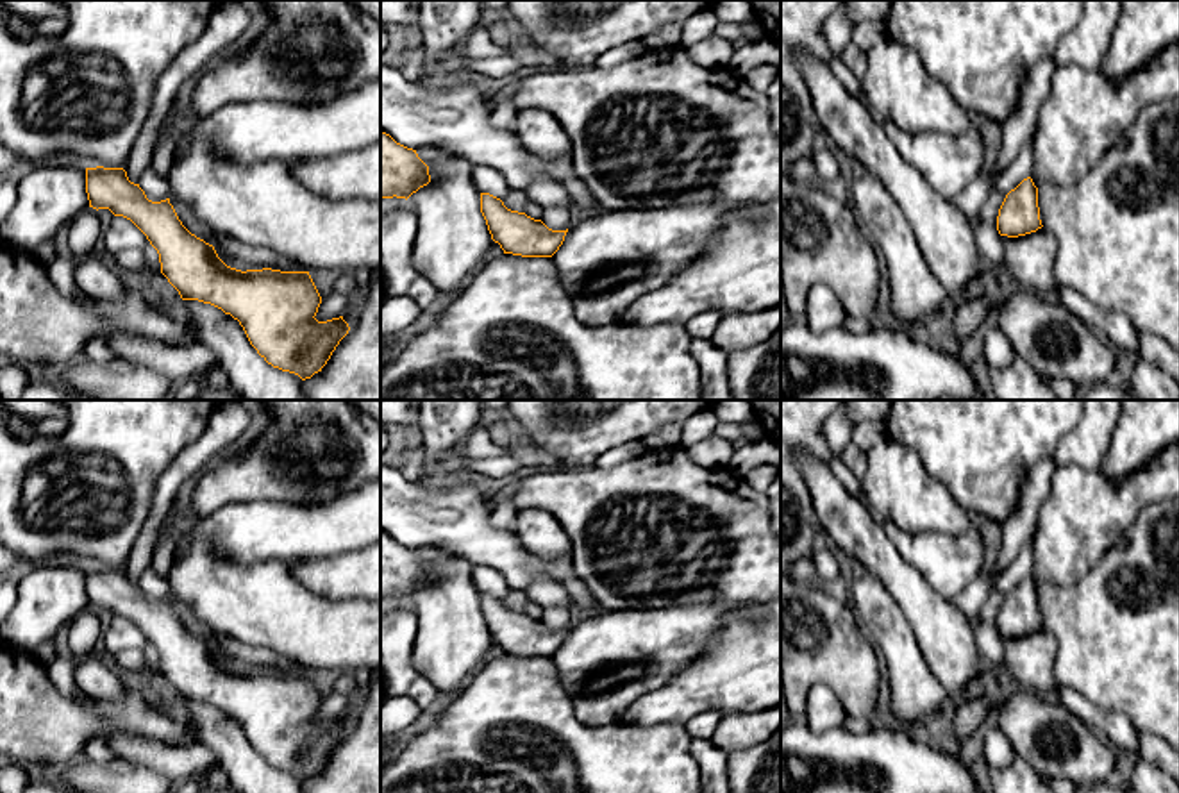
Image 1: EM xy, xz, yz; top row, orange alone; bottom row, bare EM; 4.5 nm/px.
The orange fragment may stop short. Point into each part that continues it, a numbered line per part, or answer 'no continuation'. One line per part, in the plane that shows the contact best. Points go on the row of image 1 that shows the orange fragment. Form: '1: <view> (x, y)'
no continuation

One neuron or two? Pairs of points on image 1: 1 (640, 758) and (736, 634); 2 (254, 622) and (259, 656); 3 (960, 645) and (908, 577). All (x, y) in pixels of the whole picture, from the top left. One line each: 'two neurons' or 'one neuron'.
1: two neurons
2: two neurons
3: one neuron

